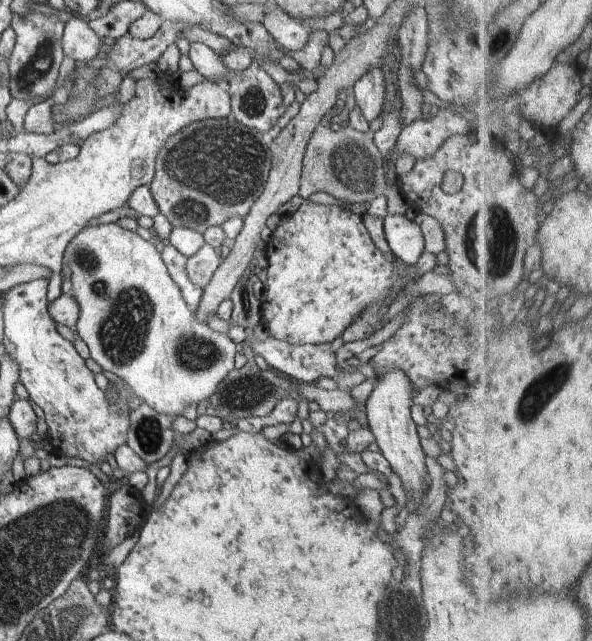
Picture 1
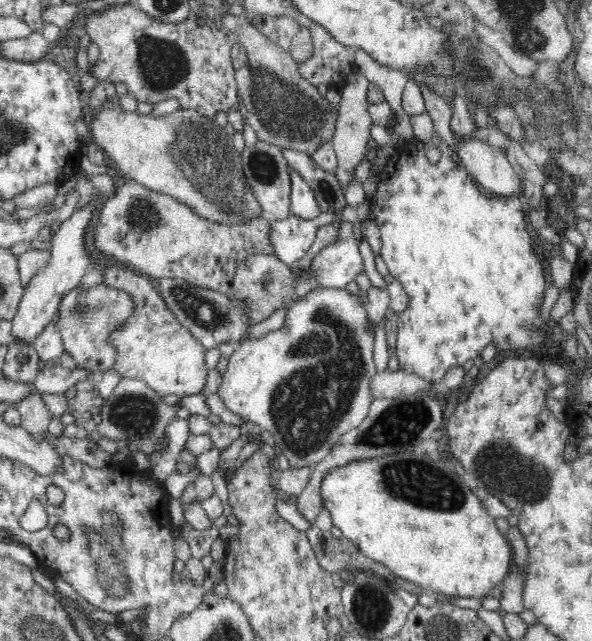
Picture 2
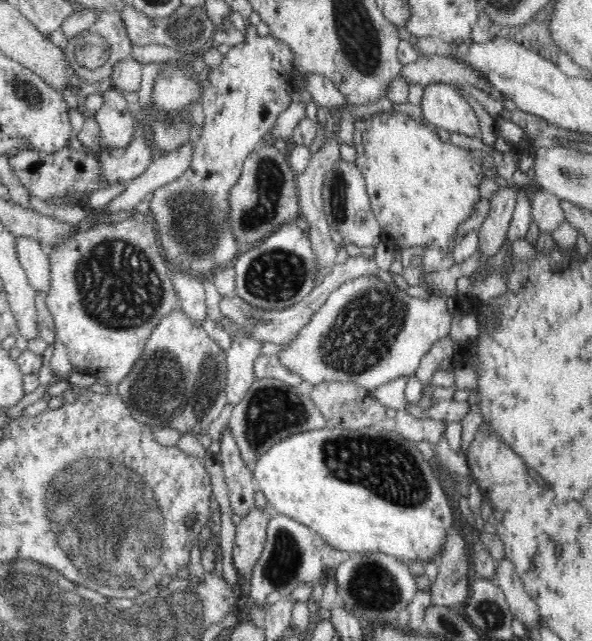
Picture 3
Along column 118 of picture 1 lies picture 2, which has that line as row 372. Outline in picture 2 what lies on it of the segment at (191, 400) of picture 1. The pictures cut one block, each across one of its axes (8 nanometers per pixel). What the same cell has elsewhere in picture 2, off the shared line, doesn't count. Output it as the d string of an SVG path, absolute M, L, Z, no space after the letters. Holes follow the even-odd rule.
M315 288L310 291L303 299L298 298L291 306L287 308L284 324L278 330L272 329L260 338L248 339L236 345L234 352L231 354L227 369L222 376L222 383L217 393L223 400L224 404L235 414L240 415L246 421L258 424L262 429L269 430L275 440L275 446L280 454L284 454L292 468L303 468L312 465L318 465L328 454L336 442L340 438L355 429L368 414L372 398L370 381L376 372L376 364L374 363L374 325L368 319L366 307L362 305L360 297L354 293L346 291L346 289L333 288Z

